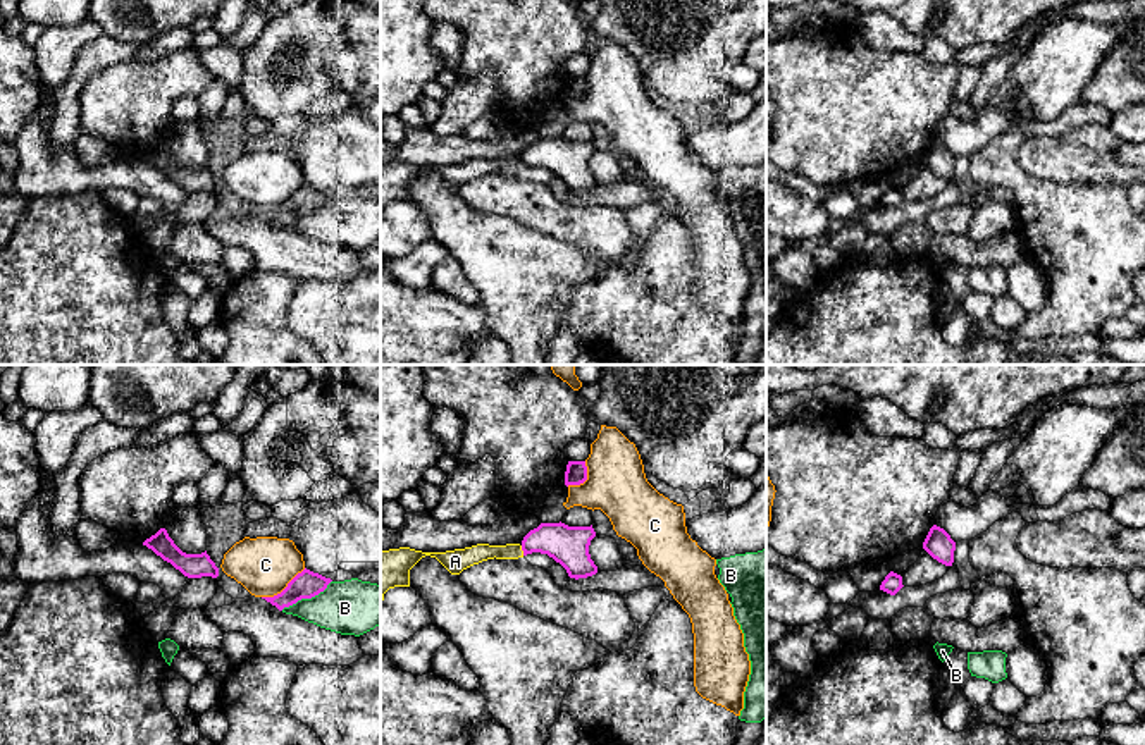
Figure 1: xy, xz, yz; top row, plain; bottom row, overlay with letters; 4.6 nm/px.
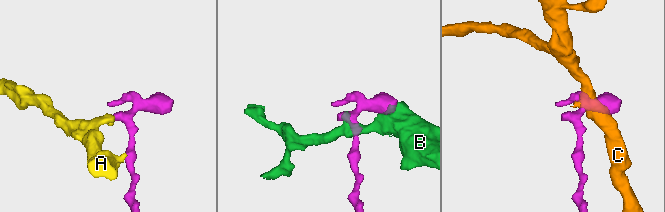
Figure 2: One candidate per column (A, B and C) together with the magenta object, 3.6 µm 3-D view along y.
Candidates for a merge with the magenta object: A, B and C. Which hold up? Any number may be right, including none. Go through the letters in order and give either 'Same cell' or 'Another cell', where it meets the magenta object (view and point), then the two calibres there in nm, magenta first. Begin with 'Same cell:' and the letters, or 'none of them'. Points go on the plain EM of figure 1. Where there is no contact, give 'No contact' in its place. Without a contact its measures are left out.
Same cell: none of them
A: Another cell. Touches magenta at xz (522, 164). Thickness 190 nm (magenta) against 90 nm
B: Another cell. Touches magenta at xy (307, 212). Thickness 130 nm (magenta) against 260 nm
C: Another cell. Touches magenta at xy (284, 203). Thickness 130 nm (magenta) against 280 nm

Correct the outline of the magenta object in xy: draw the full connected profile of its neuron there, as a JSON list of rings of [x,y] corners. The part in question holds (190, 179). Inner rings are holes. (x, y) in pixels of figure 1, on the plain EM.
[[[160,143],[155,150],[146,153],[143,160],[152,163],[164,175],[170,177],[176,184],[179,184],[188,193],[219,191],[219,182],[210,174],[207,165],[201,169],[183,167],[169,151],[165,143]]]

